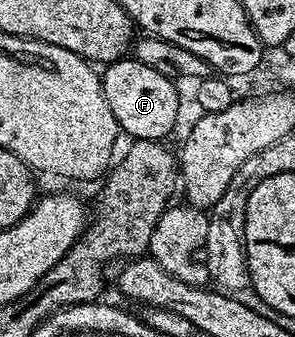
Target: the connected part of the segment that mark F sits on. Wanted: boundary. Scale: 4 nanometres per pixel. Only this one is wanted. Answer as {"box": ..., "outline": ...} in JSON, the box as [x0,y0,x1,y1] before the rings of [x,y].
{"box":[102,57,180,140],"outline":[[[125,57],[116,63],[107,64],[102,71],[102,82],[104,84],[104,96],[106,105],[110,105],[110,113],[118,121],[121,132],[133,140],[138,139],[158,139],[167,140],[167,135],[176,127],[176,118],[180,115],[180,95],[176,92],[177,84],[173,80],[167,79],[158,69],[149,69],[148,66],[142,65],[134,57]]]}

